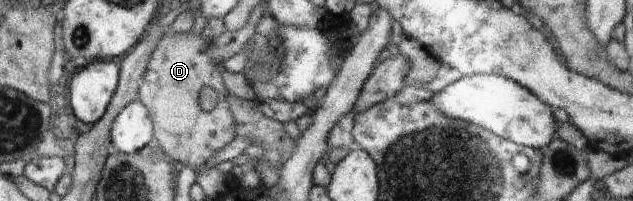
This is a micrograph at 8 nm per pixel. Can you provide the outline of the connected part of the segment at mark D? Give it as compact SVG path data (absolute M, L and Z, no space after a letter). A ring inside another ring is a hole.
M167 29L158 39L148 60L138 97L151 113L153 135L164 155L170 161L178 161L193 170L200 170L215 153L237 136L237 125L229 112L222 74L218 70L218 63L209 56L208 37L208 34ZM205 85L218 93L218 104L210 112L202 110L198 102L200 90Z

